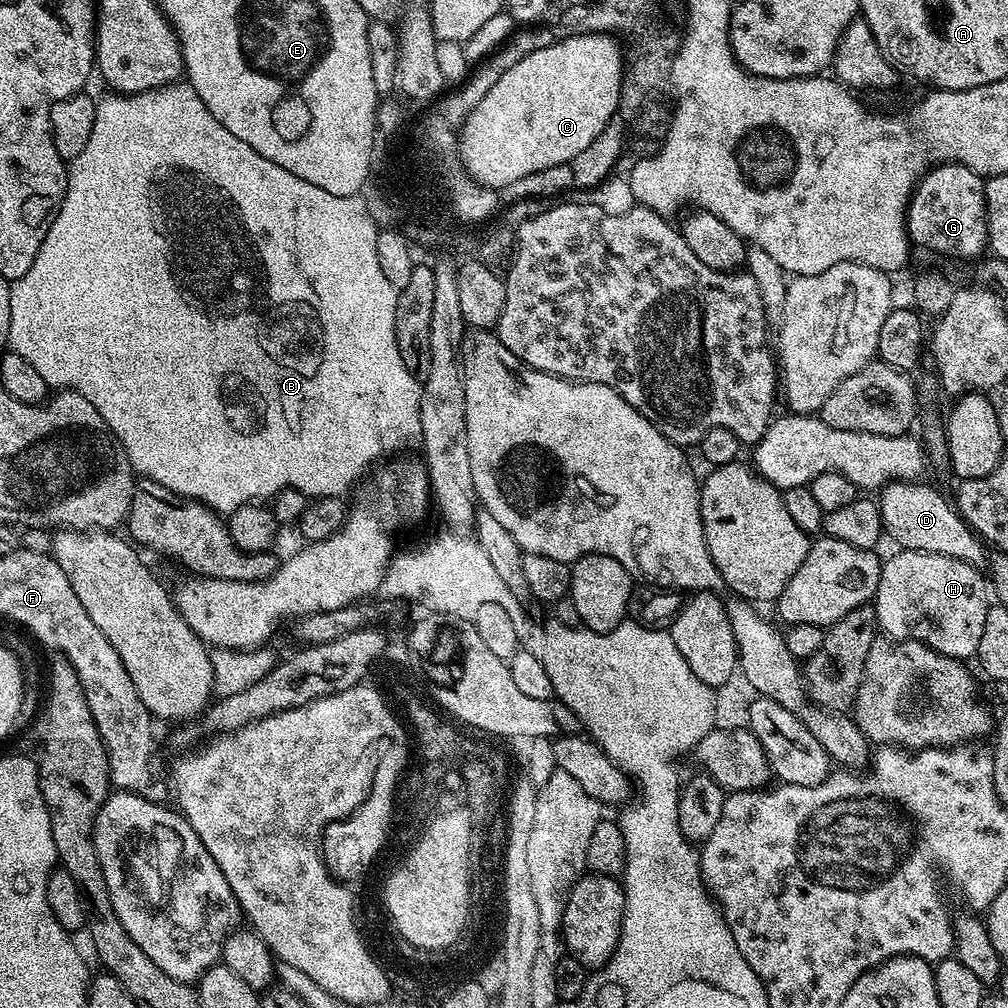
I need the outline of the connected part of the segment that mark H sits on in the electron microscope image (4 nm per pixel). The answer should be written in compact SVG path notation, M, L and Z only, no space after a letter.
M896 550L889 560L885 559L881 563L874 607L876 623L885 637L894 640L917 640L936 652L953 656L955 660L967 661L968 656L976 656L982 642L982 626L986 626L986 614L990 607L990 584L981 569L964 560L933 552Z

